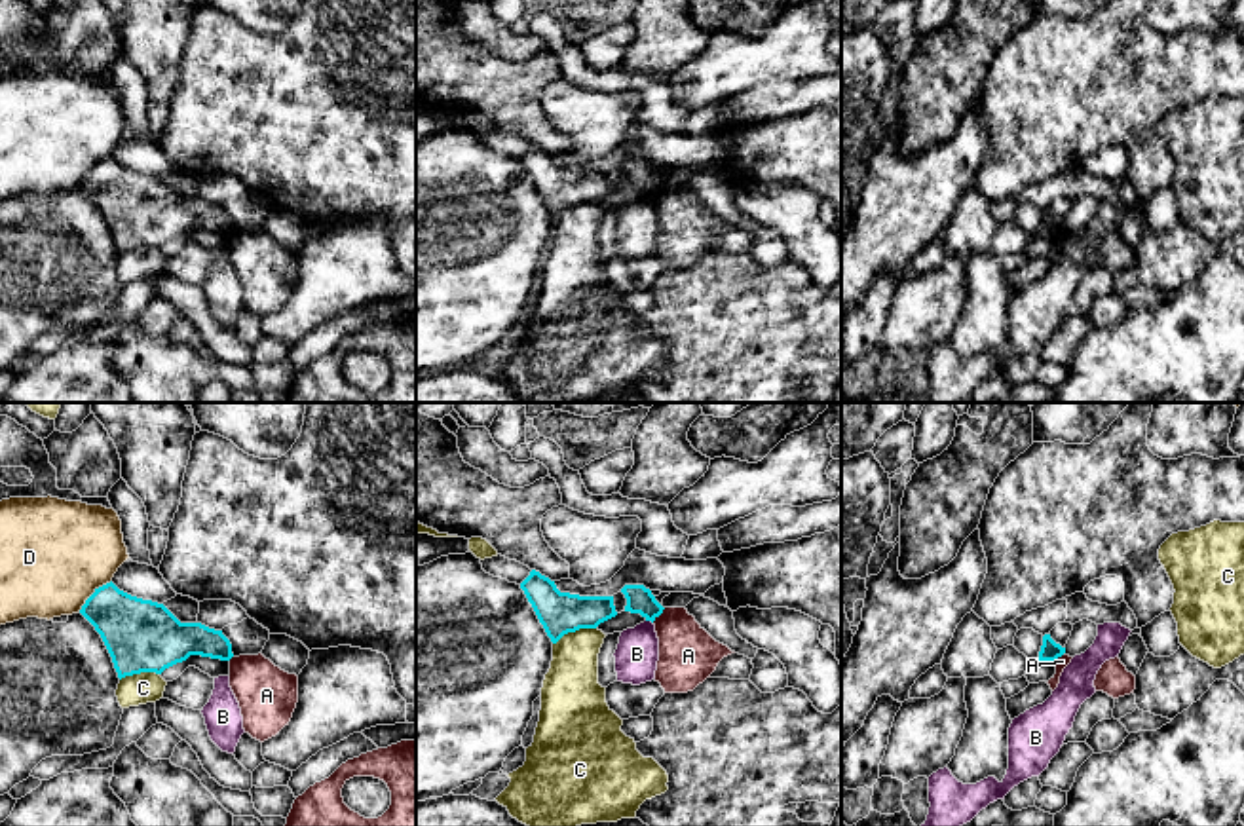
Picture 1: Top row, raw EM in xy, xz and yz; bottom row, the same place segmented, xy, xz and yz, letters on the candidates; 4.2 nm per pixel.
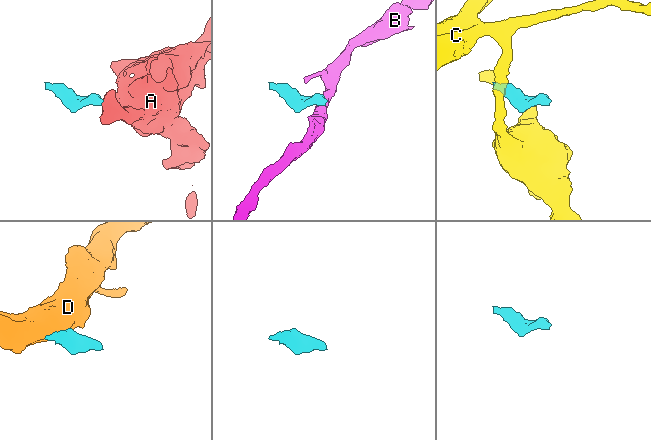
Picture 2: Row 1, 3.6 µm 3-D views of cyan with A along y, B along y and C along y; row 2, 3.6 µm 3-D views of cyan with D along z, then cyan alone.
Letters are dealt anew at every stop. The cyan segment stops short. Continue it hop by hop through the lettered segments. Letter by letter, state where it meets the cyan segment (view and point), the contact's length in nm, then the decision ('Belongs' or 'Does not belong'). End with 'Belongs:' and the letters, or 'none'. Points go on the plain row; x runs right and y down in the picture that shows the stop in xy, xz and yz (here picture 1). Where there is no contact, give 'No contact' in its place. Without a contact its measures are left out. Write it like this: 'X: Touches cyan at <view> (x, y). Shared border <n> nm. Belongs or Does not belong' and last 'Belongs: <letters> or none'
A: Touches cyan at xz (658, 190). Shared border 90 nm. Does not belong
B: Touches cyan at xz (650, 194). Shared border 40 nm. Does not belong
C: Touches cyan at xz (574, 206). Shared border 200 nm. Does not belong
D: Touches cyan at xy (94, 168). Shared border 190 nm. Does not belong
Belongs: none

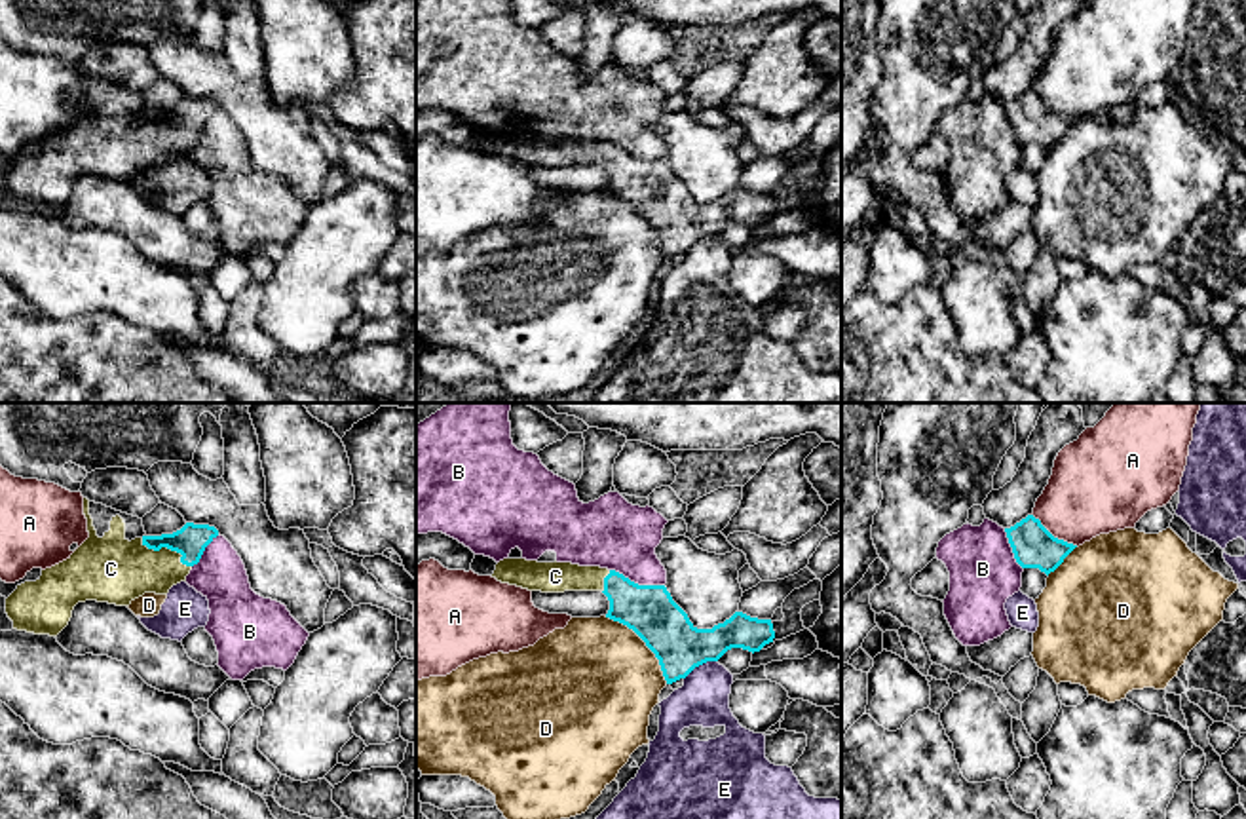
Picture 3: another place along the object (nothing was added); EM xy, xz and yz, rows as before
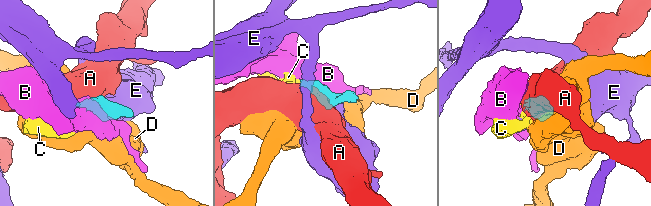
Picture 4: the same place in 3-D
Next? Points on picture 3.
A: Touches cyan at yz (1053, 111). Shared border 240 nm. Does not belong
B: Touches cyan at xz (637, 158). Shared border 240 nm. Does not belong
C: Touches cyan at xy (168, 122). Shared border 240 nm. Belongs
D: Touches cyan at xz (644, 215). Shared border 400 nm. Does not belong
E: Touches cyan at xz (699, 238). Shared border 170 nm. Does not belong
Belongs: C

